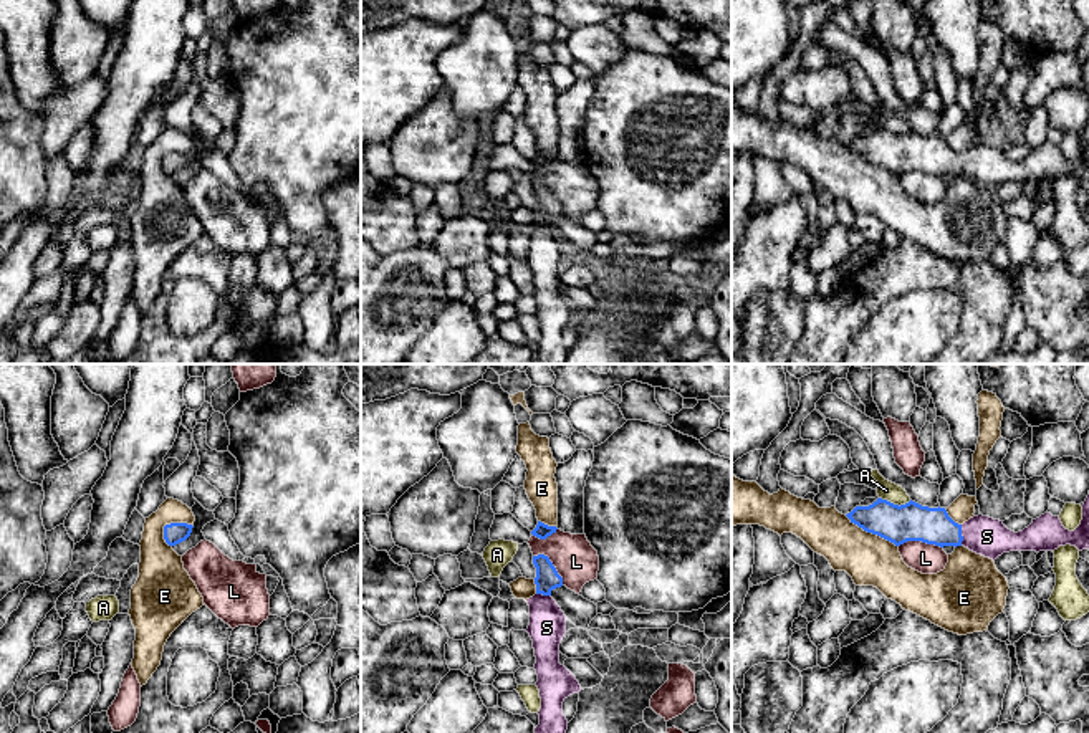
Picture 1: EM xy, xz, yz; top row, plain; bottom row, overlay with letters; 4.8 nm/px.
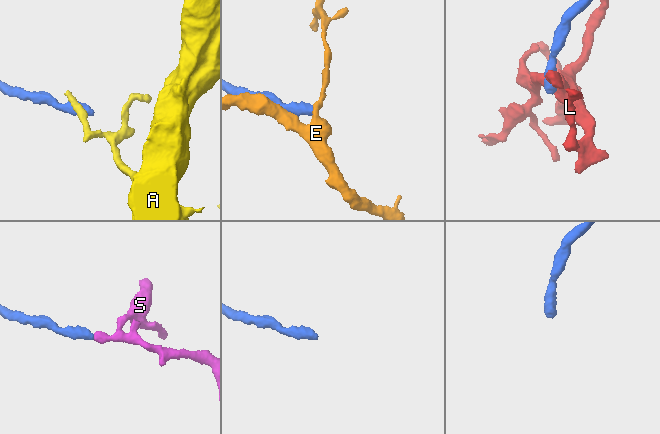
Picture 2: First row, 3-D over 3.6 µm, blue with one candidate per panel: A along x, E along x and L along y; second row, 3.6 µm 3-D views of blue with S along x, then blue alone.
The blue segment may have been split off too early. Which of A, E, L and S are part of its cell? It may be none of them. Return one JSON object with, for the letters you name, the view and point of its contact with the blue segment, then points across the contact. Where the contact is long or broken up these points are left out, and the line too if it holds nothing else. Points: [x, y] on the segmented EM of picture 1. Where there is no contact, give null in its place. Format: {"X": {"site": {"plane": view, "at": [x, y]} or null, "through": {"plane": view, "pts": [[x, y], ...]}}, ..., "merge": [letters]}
{"S": {"site": {"plane": "yz", "at": [960, 535]}, "through": {"plane": "yz", "pts": [[911, 522], [960, 535], [987, 536]]}}, "merge": ["S"]}

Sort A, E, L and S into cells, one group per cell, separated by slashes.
A / E / L / S

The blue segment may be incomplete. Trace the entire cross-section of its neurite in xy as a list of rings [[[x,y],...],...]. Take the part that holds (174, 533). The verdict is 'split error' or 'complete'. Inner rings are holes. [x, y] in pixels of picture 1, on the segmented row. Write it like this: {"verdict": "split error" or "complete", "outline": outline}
{"verdict": "complete", "outline": [[[170,523],[164,526],[164,539],[169,546],[175,546],[185,541],[192,533],[192,525],[187,523]]]}

